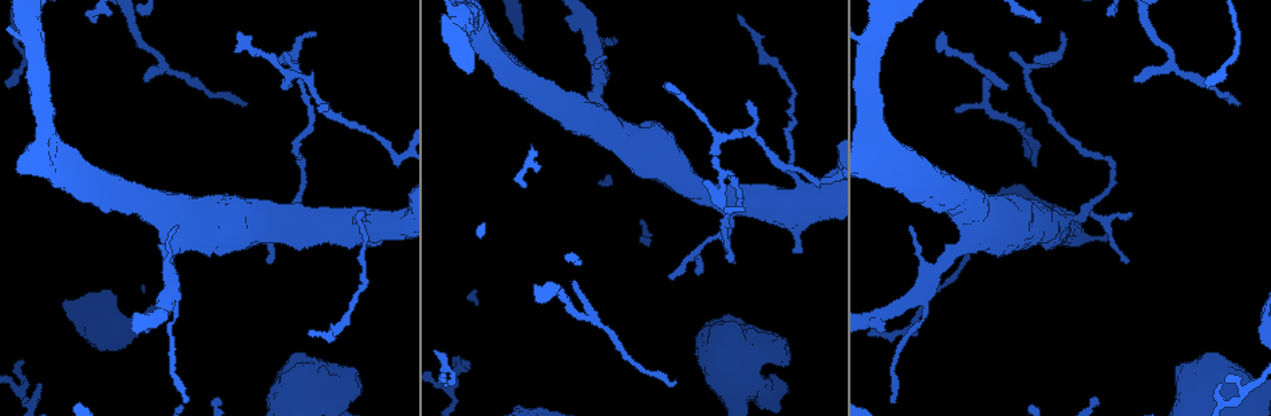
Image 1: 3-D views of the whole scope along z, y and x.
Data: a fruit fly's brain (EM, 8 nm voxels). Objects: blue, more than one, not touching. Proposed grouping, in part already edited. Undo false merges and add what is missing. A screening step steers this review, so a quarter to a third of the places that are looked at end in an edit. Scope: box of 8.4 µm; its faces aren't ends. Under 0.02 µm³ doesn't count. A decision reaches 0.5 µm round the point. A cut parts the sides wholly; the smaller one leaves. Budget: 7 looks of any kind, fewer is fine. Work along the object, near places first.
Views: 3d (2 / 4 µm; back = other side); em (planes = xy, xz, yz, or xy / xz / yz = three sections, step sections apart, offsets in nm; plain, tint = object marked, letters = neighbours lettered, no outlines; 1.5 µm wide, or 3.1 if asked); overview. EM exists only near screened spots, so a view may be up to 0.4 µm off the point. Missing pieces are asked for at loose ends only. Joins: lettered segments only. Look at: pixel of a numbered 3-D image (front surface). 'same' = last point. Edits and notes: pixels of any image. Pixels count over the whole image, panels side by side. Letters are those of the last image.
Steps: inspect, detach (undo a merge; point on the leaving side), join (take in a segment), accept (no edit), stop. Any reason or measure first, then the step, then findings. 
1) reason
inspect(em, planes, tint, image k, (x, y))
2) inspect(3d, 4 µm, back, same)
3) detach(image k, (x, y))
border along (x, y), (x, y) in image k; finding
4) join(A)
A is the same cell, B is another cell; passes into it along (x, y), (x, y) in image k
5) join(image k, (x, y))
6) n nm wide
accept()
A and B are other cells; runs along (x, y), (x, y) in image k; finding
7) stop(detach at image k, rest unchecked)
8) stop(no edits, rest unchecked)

thin arm on a thick one
inspect(3d, 4 µm, image 1, (1066, 217))

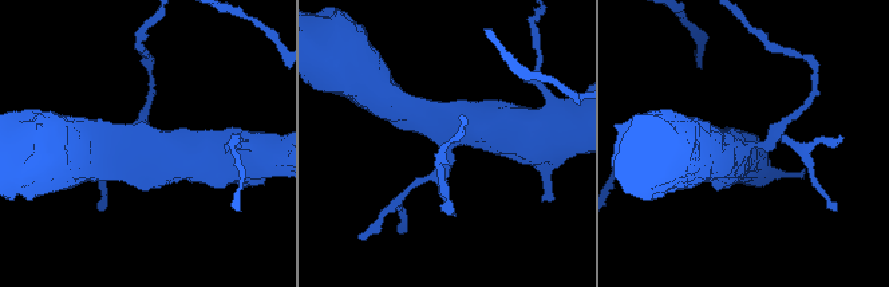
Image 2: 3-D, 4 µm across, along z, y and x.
3 arms; arms of 180, 500, 650 nm
inspect(em, planes, letters, image 2, (449, 147))

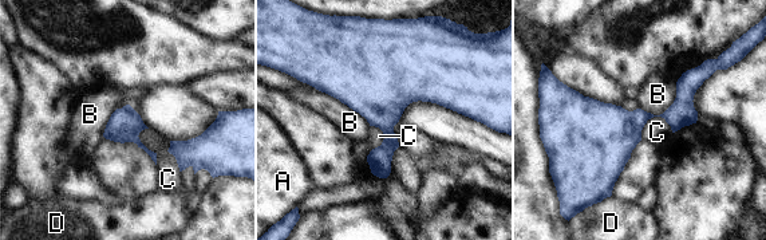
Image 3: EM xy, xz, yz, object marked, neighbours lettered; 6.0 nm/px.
accept()
A, B, C and D are other cells; border along (672, 130), (651, 117), (640, 138) in image 3; all the same cell

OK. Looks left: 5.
sharp bend
inspect(em, 3.1 µm, xy, step 8, tint, image 1, (824, 178))

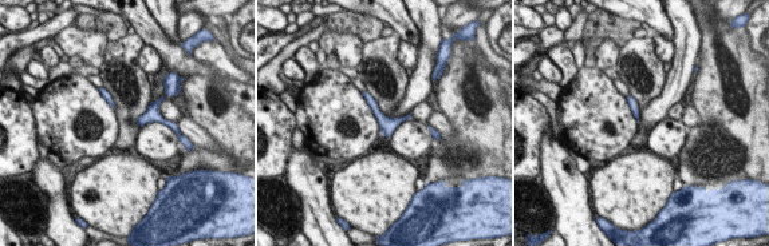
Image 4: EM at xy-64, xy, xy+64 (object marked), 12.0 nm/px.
inspect(em, 3.1 µm, planes, letters, same)

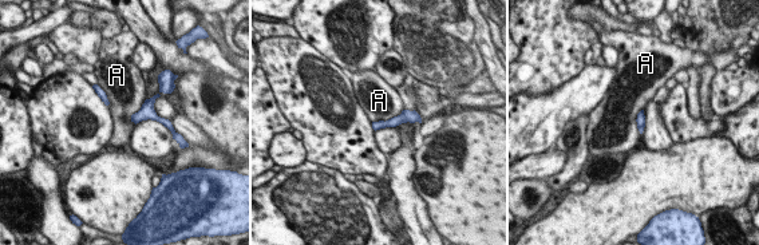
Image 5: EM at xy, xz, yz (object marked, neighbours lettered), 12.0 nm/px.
accept()
A is another cell; border along (403, 109), (384, 121), (372, 122) in image 5; one cell here

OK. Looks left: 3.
inspect(3d, 2 µm, image 1, (317, 107))

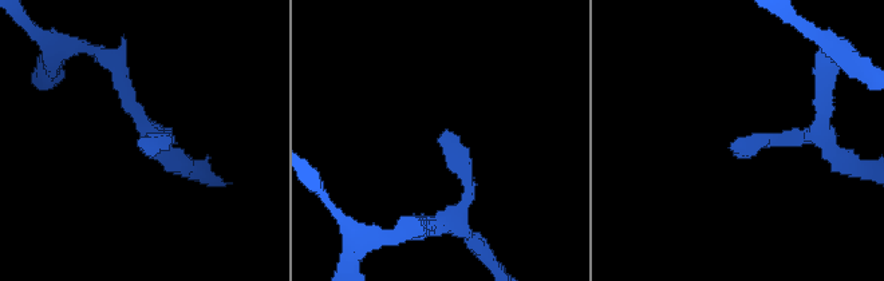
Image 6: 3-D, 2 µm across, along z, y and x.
need the tissue
inspect(em, xz, step 4, letters, image 6, (736, 140))

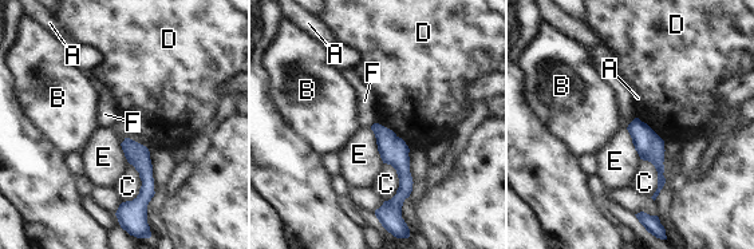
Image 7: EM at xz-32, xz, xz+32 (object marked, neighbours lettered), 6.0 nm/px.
100 nm wide
accept()
A, B, C, D, E and F are other cells; runs along (375, 127), (402, 165), (393, 204) in image 7; none of them fits

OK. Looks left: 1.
stop(no edits, rest unchecked)

